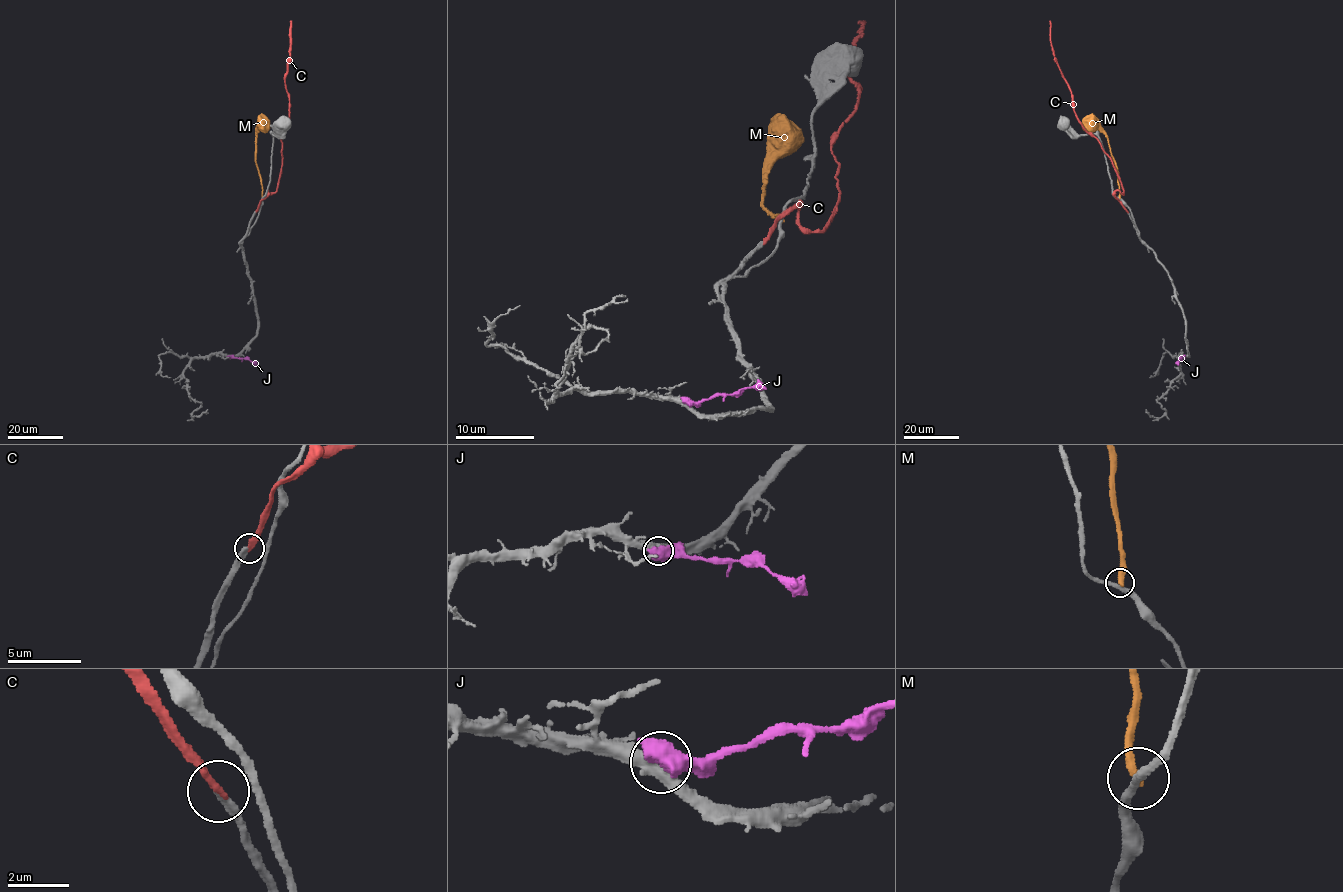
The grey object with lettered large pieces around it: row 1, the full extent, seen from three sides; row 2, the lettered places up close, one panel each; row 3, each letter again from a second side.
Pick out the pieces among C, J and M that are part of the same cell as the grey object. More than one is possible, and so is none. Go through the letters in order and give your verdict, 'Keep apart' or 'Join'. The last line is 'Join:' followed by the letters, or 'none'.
C: Join
J: Keep apart
M: Keep apart
Join: C

